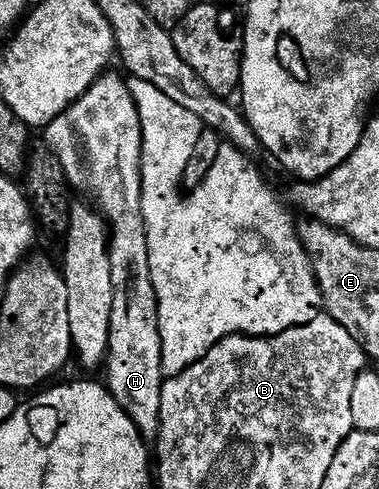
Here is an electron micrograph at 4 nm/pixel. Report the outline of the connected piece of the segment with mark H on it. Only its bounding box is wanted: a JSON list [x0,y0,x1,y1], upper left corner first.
[44,86,164,440]

